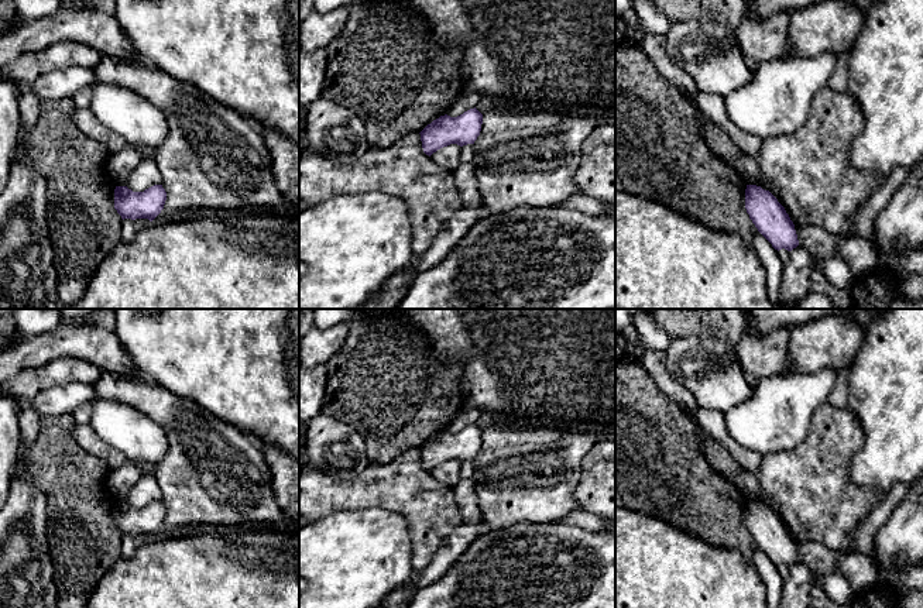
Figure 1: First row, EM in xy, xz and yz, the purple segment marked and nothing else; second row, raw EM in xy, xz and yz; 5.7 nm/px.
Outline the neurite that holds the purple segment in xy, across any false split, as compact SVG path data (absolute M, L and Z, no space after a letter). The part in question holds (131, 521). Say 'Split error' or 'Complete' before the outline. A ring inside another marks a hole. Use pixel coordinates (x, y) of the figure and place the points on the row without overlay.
Complete. M154 501L144 508L133 508L127 502L116 502L114 525L121 535L148 535L152 537L164 525L167 508L162 501Z

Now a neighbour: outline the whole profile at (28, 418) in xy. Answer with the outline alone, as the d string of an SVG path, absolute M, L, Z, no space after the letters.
M23 403L18 412L21 433L21 457L24 450L37 440L41 416L37 411Z

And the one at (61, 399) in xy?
M69 381L59 382L51 387L32 399L24 402L24 405L32 408L40 416L56 418L61 415L72 413L73 409L82 403L92 402L95 399L93 385Z

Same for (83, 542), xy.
M72 413L56 418L41 416L37 440L21 457L21 473L42 491L47 498L48 549L54 564L56 608L86 608L96 587L120 556L123 535L114 525L116 498L106 487L107 464L83 450L73 437L76 422Z

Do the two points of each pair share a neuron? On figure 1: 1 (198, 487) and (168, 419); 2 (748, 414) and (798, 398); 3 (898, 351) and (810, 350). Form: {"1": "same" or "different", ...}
{"1": "same", "2": "same", "3": "different"}

